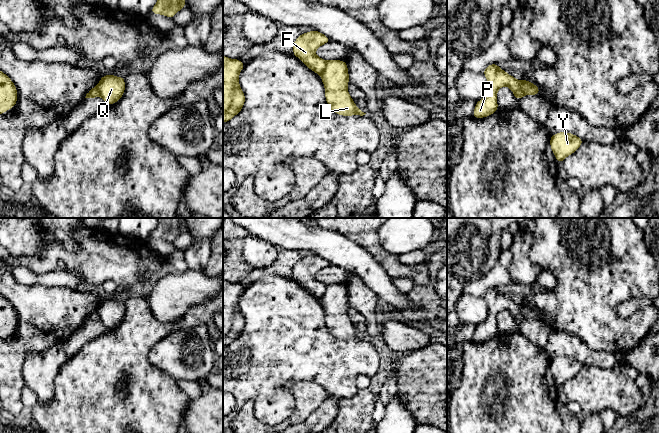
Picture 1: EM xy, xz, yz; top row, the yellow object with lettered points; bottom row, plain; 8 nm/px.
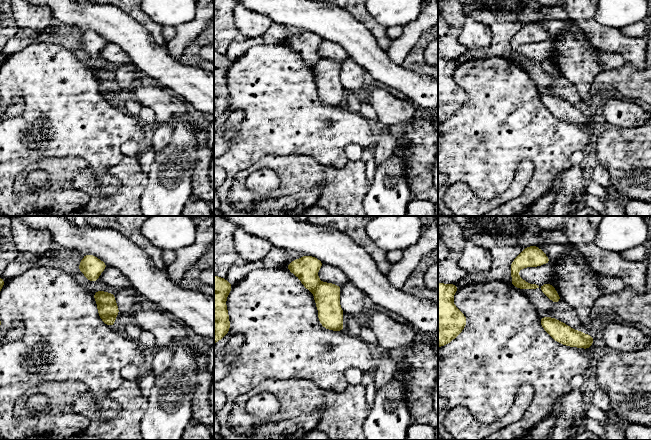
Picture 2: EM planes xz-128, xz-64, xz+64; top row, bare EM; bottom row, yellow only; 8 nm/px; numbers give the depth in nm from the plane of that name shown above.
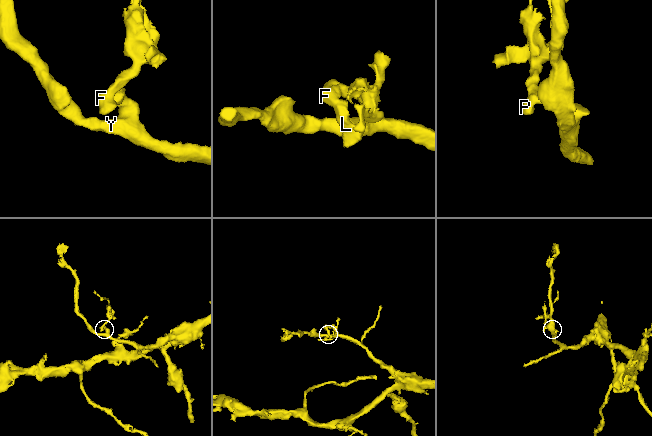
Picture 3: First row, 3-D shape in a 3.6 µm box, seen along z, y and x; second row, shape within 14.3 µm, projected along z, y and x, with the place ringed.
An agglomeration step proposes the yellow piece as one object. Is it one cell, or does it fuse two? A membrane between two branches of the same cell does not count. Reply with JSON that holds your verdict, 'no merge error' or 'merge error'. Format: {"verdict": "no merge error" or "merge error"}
{"verdict": "merge error"}

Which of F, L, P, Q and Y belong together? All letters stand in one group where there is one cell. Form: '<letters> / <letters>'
F P / L Q Y

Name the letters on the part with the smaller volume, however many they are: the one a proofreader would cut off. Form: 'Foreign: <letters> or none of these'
Foreign: F, P

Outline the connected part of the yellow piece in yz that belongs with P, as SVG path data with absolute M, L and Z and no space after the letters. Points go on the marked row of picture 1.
M496 63L488 65L483 73L488 80L489 91L483 99L476 102L473 117L485 118L498 110L496 96L503 86L509 87L517 100L523 97L519 80L502 70Z

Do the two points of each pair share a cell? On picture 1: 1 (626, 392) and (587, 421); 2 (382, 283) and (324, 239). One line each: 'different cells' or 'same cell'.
1: different cells
2: same cell

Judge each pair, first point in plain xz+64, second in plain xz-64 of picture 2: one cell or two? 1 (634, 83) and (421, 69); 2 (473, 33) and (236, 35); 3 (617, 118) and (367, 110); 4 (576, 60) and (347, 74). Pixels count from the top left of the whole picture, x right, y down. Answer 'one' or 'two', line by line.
1: one
2: two
3: two
4: one

